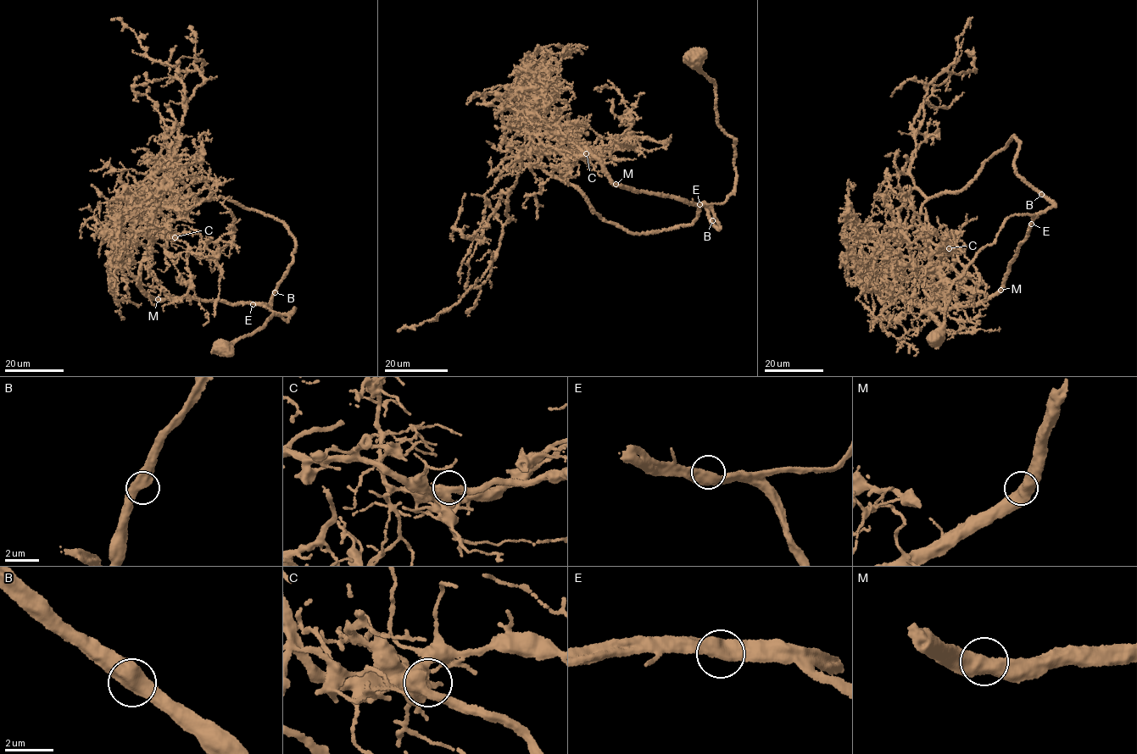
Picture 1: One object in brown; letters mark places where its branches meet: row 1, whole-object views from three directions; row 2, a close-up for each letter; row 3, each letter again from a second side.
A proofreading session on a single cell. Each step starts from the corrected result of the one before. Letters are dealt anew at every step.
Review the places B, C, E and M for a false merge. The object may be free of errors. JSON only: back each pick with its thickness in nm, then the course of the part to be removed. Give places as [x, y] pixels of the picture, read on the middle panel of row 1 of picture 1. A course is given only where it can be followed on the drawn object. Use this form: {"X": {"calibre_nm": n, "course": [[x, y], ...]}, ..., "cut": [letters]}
{"cut": []}

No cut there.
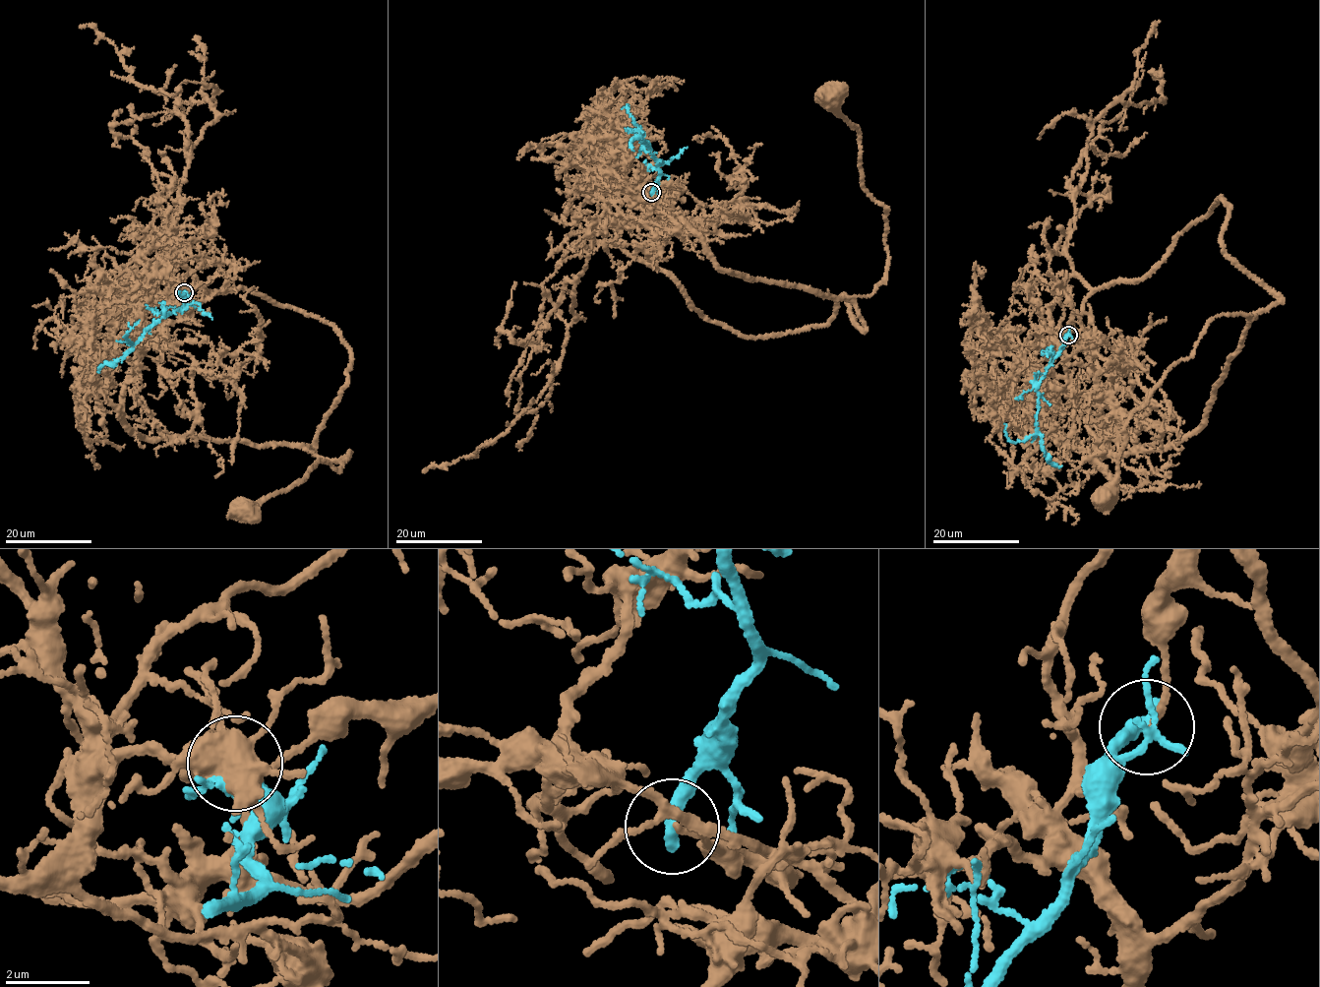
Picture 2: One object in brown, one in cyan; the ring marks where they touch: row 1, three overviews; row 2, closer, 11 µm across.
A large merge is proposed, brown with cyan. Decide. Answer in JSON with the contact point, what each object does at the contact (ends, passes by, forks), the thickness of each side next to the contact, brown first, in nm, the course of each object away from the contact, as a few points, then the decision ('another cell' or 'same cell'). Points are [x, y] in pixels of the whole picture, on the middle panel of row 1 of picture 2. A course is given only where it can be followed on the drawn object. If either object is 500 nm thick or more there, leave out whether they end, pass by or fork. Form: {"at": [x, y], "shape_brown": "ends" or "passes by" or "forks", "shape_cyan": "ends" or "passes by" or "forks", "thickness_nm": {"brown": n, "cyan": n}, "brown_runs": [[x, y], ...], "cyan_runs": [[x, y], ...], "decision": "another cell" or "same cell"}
{"at": [651, 192], "shape_brown": "ends", "shape_cyan": "ends", "thickness_nm": {"brown": 120, "cyan": 380}, "brown_runs": [[651, 192], [679, 193], [636, 219], [686, 221], [719, 268], [868, 296], [885, 276], [887, 221], [829, 95]], "cyan_runs": [[651, 192], [660, 176], [654, 157], [641, 138], [643, 133], [630, 144], [633, 152]], "decision": "another cell"}

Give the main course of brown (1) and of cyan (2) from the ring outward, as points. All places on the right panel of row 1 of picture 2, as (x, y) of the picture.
1: (1068, 335), (1063, 293), (1112, 406), (1147, 450), (1204, 422), (1256, 316), (1209, 322), (1127, 420), (1104, 496)
2: (1068, 335), (1047, 367), (1038, 389), (1036, 424), (1047, 457), (1052, 463), (1062, 465)

